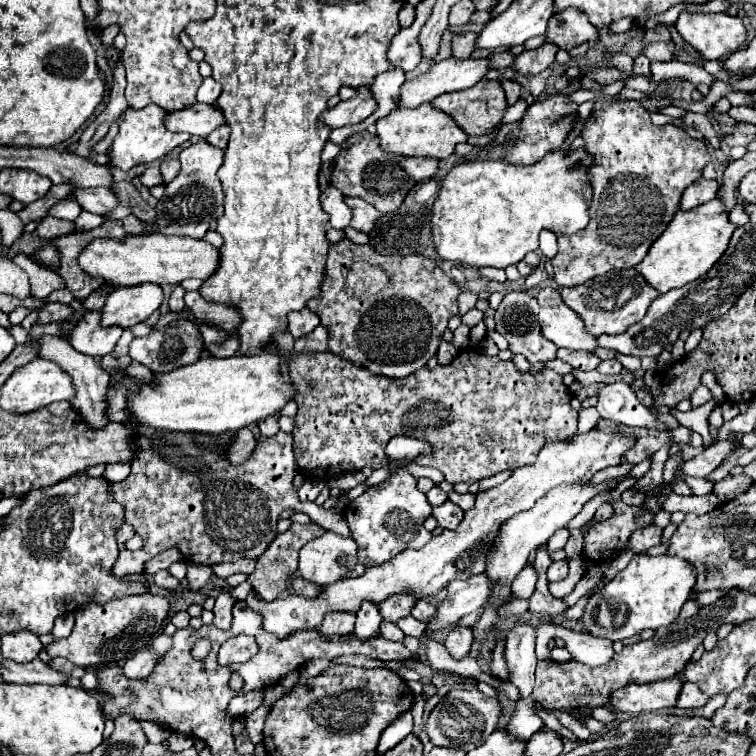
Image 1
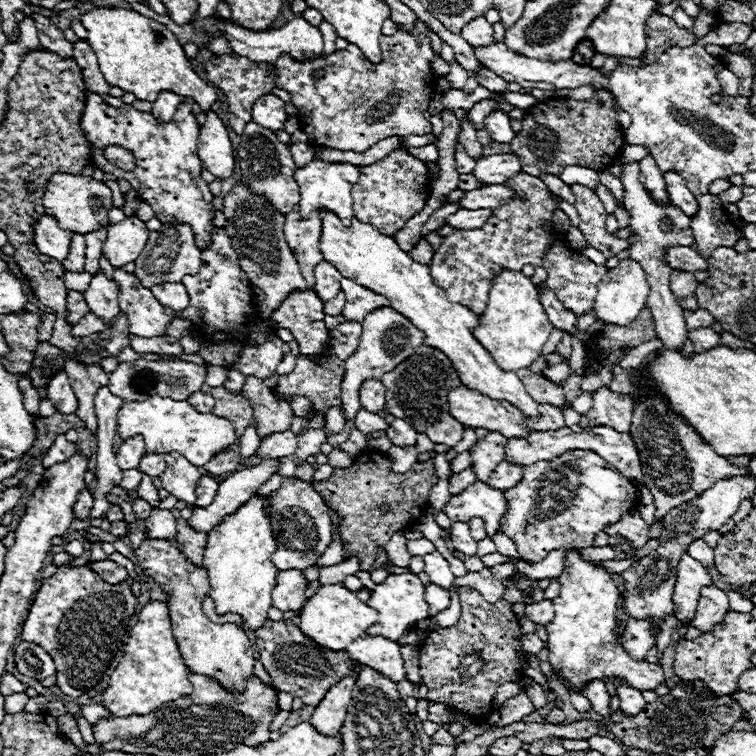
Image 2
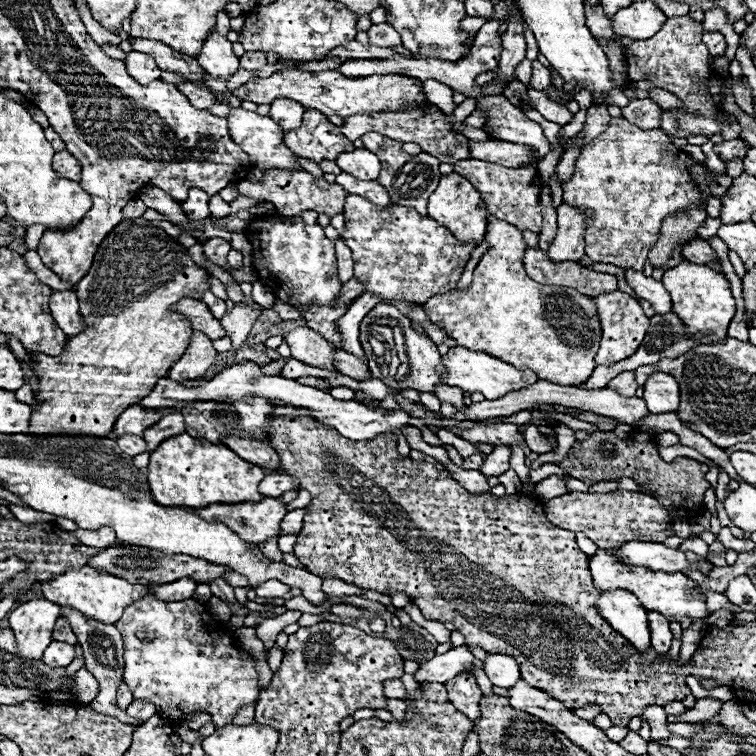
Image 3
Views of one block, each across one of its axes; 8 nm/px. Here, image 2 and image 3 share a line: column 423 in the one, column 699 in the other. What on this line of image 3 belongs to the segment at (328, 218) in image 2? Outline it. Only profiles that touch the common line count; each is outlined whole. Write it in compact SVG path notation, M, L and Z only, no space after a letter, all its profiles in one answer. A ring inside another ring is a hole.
M682 260L680 264L664 272L662 282L672 296L674 312L684 320L684 324L692 332L712 330L716 334L716 338L706 338L704 342L722 342L726 338L728 324L736 314L736 304L730 292L730 282L724 274L712 270L706 264L694 264L694 262Z

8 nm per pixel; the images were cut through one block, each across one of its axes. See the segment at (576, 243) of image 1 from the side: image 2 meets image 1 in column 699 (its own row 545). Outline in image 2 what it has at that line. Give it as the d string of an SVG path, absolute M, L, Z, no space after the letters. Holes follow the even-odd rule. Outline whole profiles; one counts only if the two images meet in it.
M146 538L138 550L134 550L134 560L138 562L142 574L150 576L166 592L172 630L176 634L176 642L180 642L180 652L184 654L184 662L188 662L190 670L220 680L220 684L228 686L228 690L244 690L244 682L254 670L252 642L240 626L214 624L204 616L202 600L210 590L206 568L184 558L176 540Z

